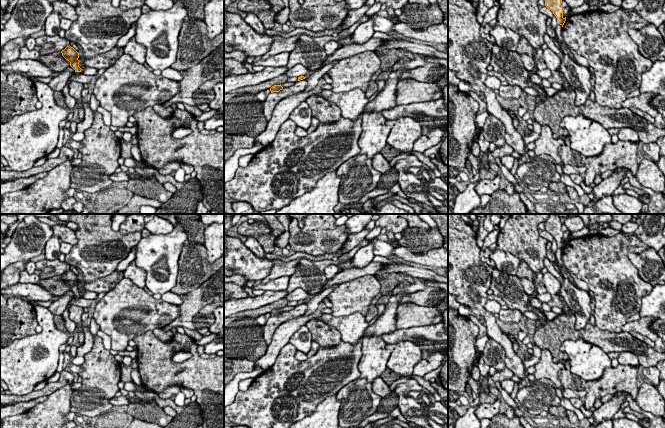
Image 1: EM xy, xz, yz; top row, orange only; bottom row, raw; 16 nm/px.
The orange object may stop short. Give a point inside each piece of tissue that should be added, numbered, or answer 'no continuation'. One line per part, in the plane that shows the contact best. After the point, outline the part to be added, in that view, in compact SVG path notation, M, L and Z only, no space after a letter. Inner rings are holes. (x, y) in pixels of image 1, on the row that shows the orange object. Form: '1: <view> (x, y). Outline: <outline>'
no continuation

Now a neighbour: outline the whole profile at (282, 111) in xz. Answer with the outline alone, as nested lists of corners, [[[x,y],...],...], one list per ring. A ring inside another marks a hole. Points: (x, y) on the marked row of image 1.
[[[301,91],[297,94],[289,95],[279,101],[272,112],[272,117],[267,123],[266,129],[254,139],[254,146],[260,143],[264,147],[271,144],[281,125],[289,119],[291,112],[309,97],[309,91]]]

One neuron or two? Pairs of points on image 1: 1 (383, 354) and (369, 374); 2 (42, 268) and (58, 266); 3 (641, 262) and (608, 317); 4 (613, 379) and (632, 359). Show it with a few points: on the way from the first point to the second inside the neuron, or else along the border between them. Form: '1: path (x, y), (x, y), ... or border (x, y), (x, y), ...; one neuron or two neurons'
1: path (378, 359), (370, 369); one neuron
2: path (46, 268), (54, 268); one neuron
3: border (629, 252), (628, 259), (638, 275), (652, 286); two neurons
4: border (619, 363), (638, 365); two neurons

